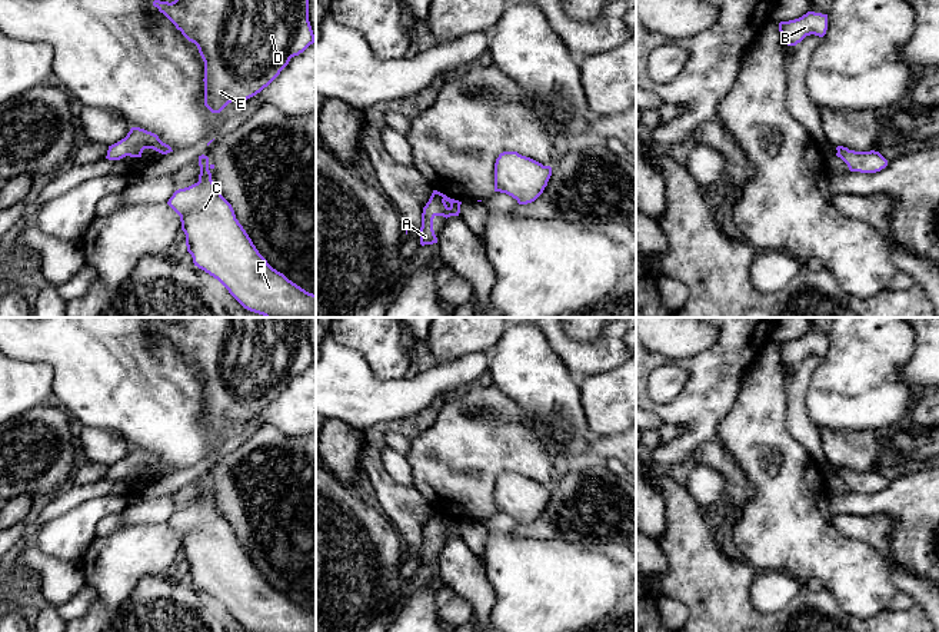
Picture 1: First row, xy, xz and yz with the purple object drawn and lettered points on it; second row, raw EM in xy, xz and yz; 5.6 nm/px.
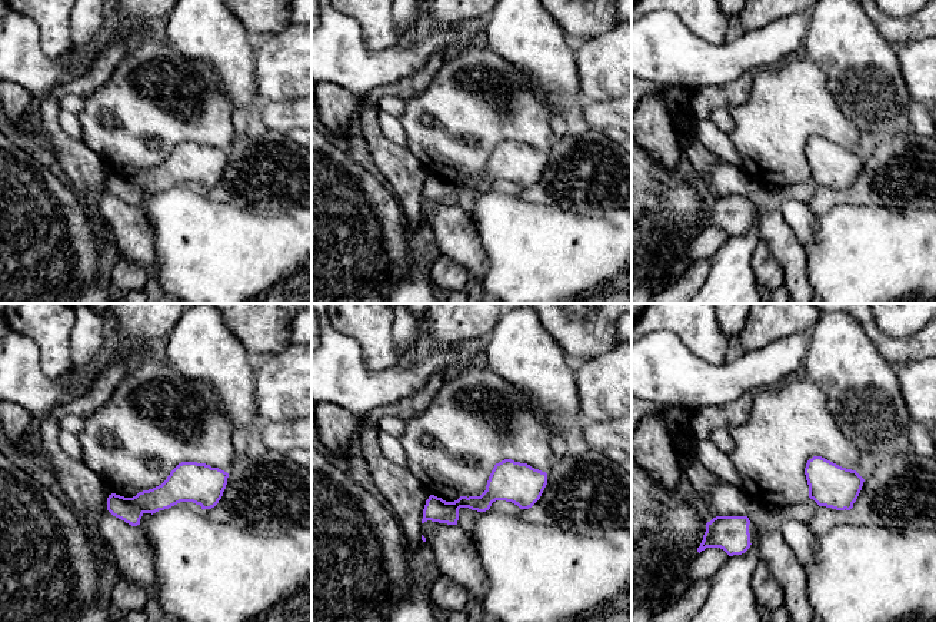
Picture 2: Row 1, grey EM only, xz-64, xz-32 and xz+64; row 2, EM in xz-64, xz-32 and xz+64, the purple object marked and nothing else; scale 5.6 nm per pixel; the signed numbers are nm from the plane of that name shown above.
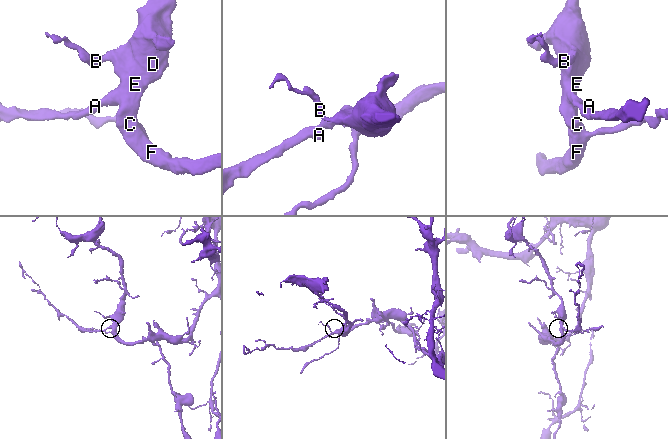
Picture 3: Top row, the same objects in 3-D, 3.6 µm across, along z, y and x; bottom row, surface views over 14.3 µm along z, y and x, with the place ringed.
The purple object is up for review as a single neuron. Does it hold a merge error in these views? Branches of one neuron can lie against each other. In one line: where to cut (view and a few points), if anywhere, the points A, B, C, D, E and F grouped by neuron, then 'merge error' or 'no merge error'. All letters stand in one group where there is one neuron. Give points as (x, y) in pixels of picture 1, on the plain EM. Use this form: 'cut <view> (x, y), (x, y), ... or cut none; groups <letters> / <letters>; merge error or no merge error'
cut none; groups A B C D E F; no merge error

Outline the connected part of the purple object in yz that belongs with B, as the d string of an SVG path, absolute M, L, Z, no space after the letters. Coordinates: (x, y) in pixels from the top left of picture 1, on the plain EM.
M808 332L799 339L780 342L780 360L788 366L796 366L806 356L815 355L823 357L828 350L828 335Z

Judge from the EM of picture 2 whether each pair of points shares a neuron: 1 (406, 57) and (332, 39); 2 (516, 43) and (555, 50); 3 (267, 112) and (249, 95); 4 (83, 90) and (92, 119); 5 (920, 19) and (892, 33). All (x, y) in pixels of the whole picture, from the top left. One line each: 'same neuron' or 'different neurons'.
1: same neuron
2: same neuron
3: different neurons
4: different neurons
5: same neuron

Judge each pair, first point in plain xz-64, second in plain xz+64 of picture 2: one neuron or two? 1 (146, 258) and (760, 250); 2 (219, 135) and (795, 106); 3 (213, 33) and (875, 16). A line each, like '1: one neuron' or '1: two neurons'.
1: two neurons
2: one neuron
3: two neurons

